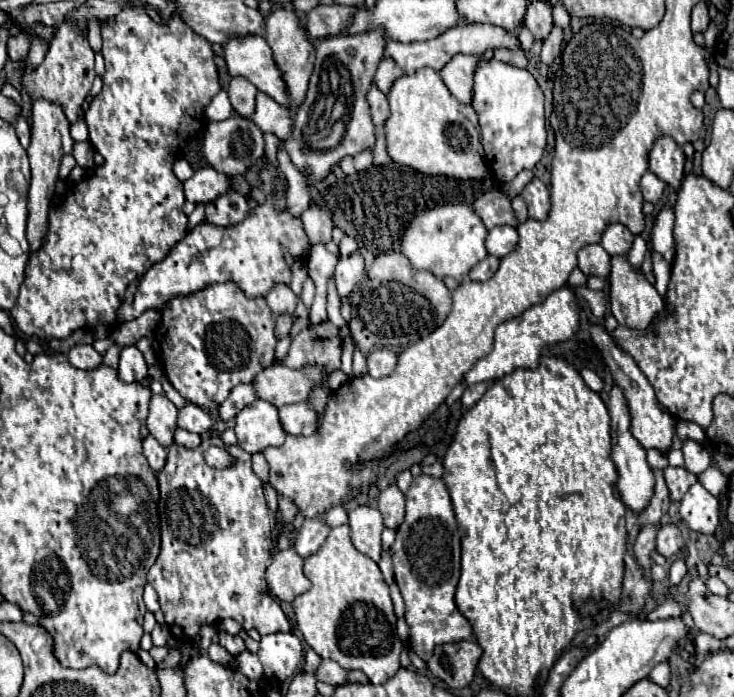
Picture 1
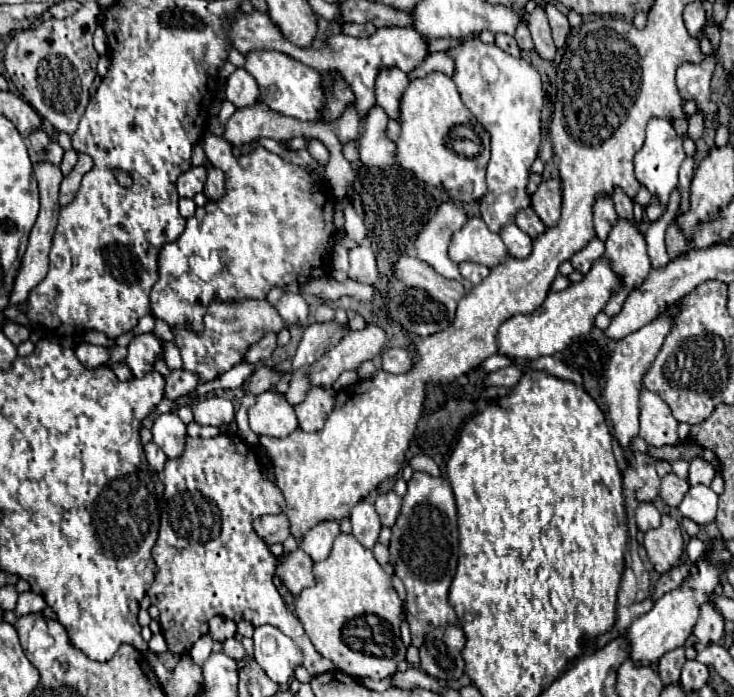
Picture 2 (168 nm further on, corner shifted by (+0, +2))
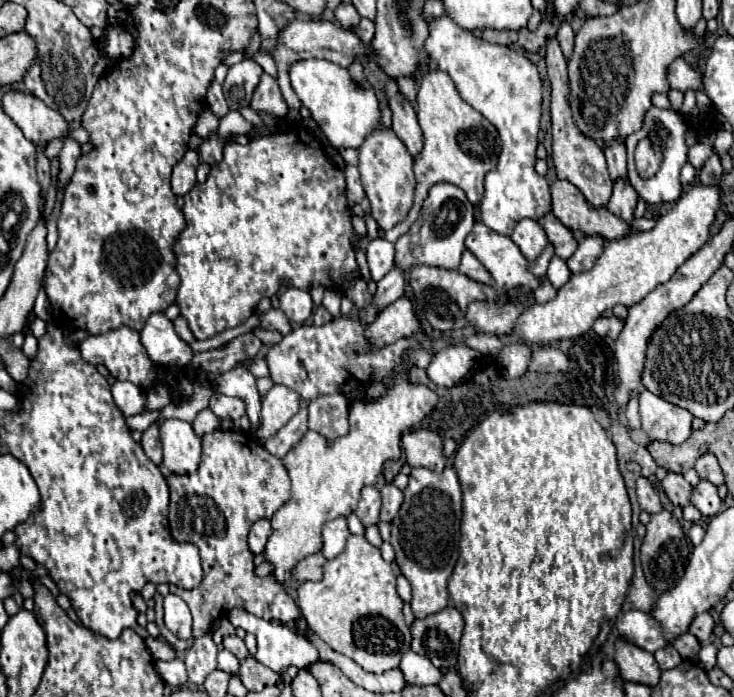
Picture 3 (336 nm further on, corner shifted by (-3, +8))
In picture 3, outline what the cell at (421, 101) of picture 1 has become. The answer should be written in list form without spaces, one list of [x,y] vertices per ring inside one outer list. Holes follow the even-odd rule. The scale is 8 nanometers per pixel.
[[[432,70],[422,76],[418,108],[420,108],[418,122],[424,132],[424,148],[414,158],[414,174],[416,174],[414,206],[402,224],[394,226],[390,232],[384,234],[384,238],[390,242],[396,242],[416,222],[422,202],[426,198],[426,190],[436,182],[456,184],[466,192],[472,204],[480,204],[484,196],[484,176],[492,168],[496,168],[496,160],[502,148],[498,130],[488,120],[484,120],[480,112],[476,112],[468,102],[460,98],[452,78],[446,72]]]

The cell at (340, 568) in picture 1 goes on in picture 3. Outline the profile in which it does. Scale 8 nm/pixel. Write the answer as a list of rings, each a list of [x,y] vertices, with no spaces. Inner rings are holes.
[[[350,536],[346,548],[334,560],[324,566],[324,578],[320,582],[304,582],[298,588],[298,608],[308,626],[336,652],[352,658],[366,672],[382,674],[398,668],[404,652],[410,650],[410,628],[402,616],[402,600],[396,592],[396,576],[388,562],[382,560],[380,550],[372,546],[364,536]]]

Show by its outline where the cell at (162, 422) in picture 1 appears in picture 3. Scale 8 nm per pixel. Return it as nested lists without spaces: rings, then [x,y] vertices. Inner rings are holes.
[[[166,420],[162,424],[162,446],[164,446],[164,472],[170,474],[192,474],[200,464],[200,438],[188,422]]]

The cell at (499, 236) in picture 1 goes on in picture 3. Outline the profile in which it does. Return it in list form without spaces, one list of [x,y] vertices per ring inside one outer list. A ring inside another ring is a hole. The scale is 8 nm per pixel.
[[[520,220],[512,232],[512,240],[530,262],[534,262],[548,246],[546,232],[536,220]]]

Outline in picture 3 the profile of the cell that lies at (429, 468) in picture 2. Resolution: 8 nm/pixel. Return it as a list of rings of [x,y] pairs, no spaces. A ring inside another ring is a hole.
[[[414,430],[402,436],[406,462],[410,466],[422,466],[434,472],[442,472],[446,466],[444,438],[432,430]]]

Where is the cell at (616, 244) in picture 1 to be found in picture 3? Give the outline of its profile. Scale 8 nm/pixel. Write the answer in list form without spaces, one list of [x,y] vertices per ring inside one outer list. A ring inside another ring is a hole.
[[[548,38],[548,44],[546,44],[546,66],[548,66],[548,78],[552,82],[550,114],[552,114],[552,158],[554,158],[554,166],[556,166],[556,176],[558,176],[558,180],[572,182],[584,194],[584,198],[590,204],[606,206],[610,196],[612,196],[612,178],[608,176],[604,152],[596,146],[596,142],[592,138],[584,136],[576,128],[576,122],[572,120],[566,58],[564,58],[556,38]]]

